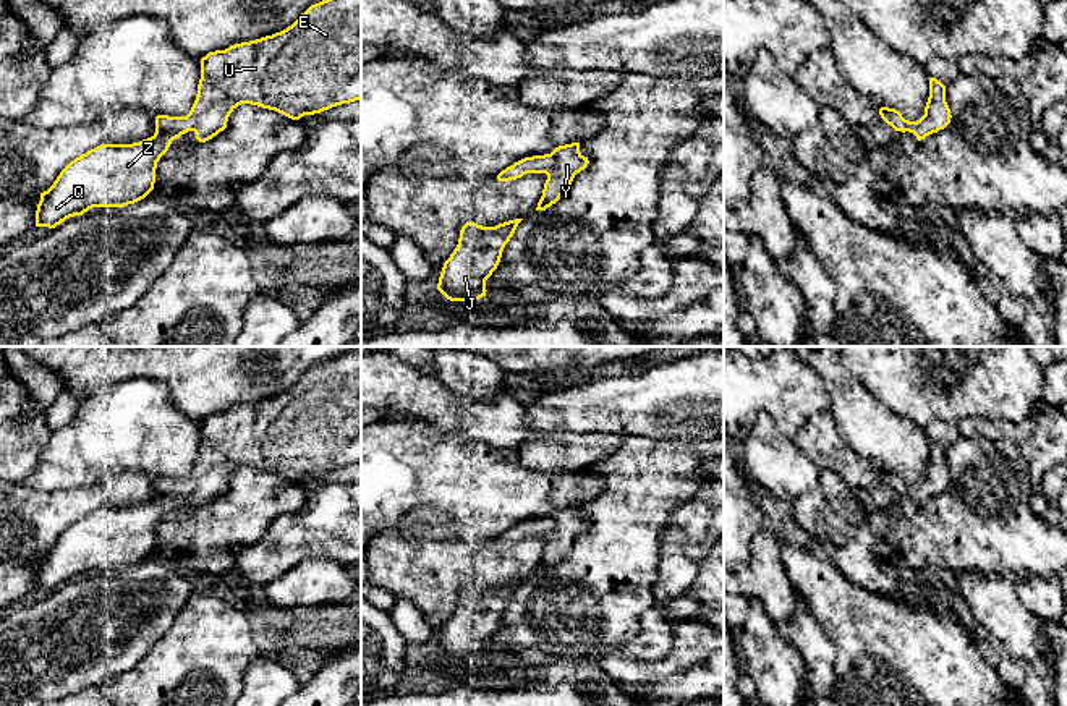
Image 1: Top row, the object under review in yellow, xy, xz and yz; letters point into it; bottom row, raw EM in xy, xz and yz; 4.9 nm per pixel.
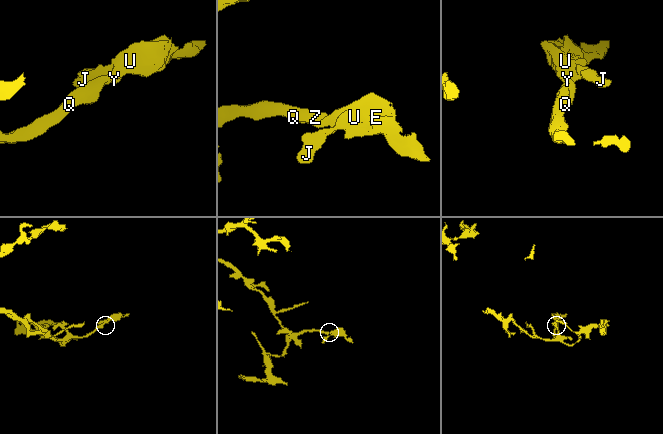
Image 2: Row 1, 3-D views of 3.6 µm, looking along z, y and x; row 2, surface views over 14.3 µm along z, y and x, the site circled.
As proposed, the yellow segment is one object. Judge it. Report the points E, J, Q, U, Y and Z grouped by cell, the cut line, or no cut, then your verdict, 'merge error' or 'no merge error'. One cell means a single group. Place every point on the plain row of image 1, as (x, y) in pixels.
E J Q U Y Z; no cut; no merge error

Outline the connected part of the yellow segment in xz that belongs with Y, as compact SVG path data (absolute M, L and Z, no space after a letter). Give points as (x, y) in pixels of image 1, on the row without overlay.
M580 505L555 510L551 517L525 520L497 538L499 544L521 541L526 536L546 536L542 559L536 573L546 573L555 567L570 551L576 536L588 530L589 523L580 515Z

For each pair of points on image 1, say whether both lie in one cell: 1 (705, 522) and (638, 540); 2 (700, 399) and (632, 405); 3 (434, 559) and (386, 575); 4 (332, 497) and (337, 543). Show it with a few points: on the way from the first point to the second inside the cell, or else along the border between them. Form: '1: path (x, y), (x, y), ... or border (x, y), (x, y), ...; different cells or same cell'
1: border (695, 493), (672, 514), (669, 522); different cells
2: path (684, 400), (648, 404); same cell
3: path (423, 567), (397, 567); same cell
4: path (335, 509), (337, 531); same cell

